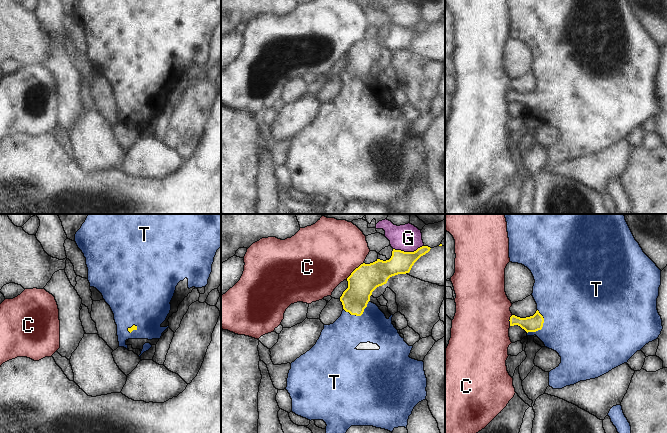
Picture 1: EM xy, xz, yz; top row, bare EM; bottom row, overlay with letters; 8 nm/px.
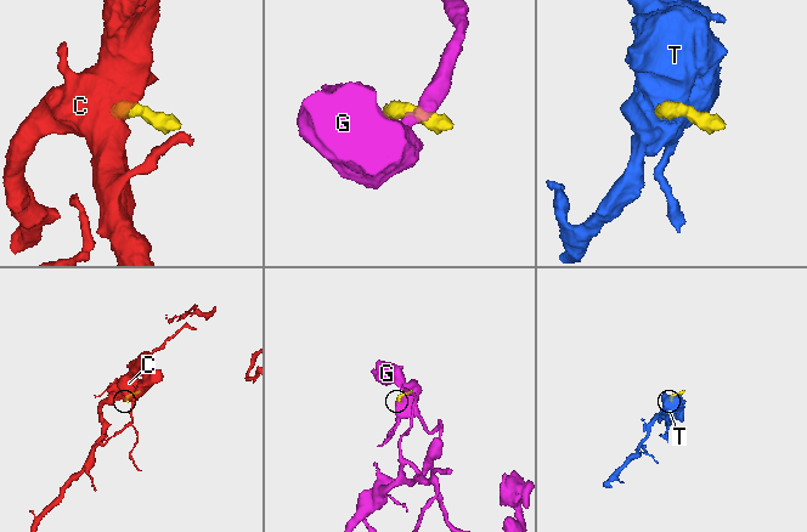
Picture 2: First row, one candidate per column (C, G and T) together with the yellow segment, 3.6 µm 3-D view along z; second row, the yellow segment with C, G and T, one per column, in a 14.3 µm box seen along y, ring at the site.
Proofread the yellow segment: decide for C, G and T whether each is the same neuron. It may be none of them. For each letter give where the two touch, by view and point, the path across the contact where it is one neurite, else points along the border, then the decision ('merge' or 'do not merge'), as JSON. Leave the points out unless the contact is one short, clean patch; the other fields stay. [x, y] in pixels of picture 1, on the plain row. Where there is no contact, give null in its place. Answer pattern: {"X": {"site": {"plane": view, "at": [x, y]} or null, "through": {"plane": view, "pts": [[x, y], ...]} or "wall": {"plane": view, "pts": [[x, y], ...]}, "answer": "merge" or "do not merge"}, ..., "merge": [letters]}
{"C": {"site": {"plane": "xz", "at": [354, 46]}, "wall": {"plane": "xz", "pts": [[363, 38], [346, 54]]}, "answer": "do not merge"}, "G": {"site": {"plane": "xz", "at": [408, 28]}, "wall": {"plane": "xz", "pts": [[423, 21], [413, 27], [393, 25]]}, "answer": "do not merge"}, "T": {"site": {"plane": "yz", "at": [542, 102]}, "through": {"plane": "yz", "pts": [[533, 99], [542, 102], [573, 102]]}, "answer": "merge"}, "merge": ["T"]}

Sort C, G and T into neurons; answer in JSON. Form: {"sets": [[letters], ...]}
{"sets": [["C"], ["G"], ["T"]]}

